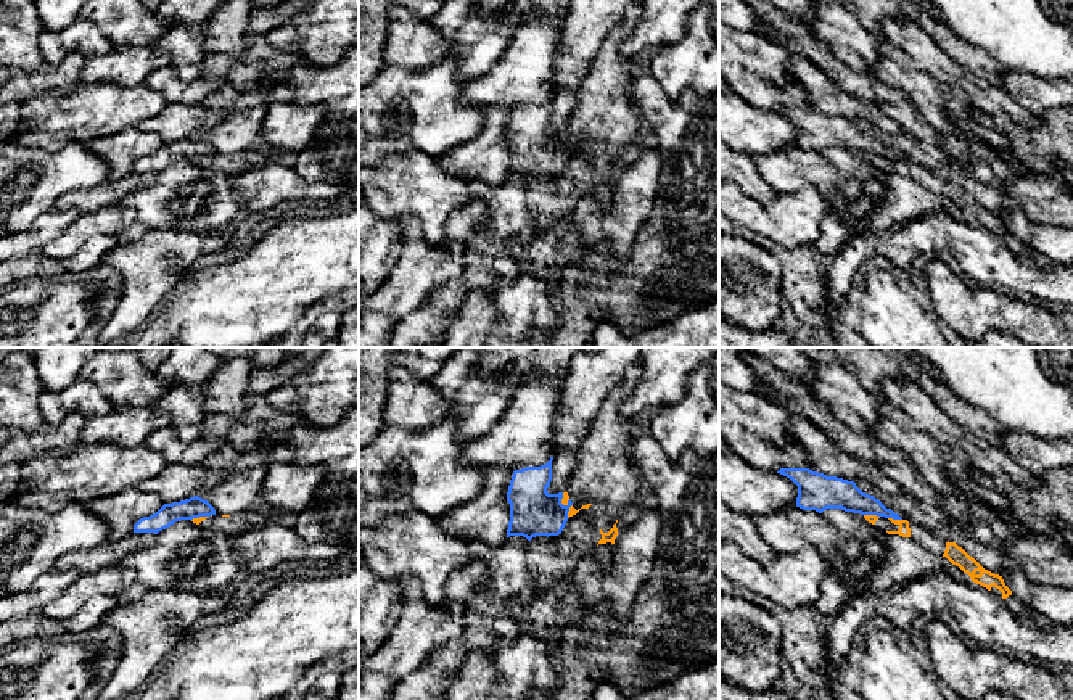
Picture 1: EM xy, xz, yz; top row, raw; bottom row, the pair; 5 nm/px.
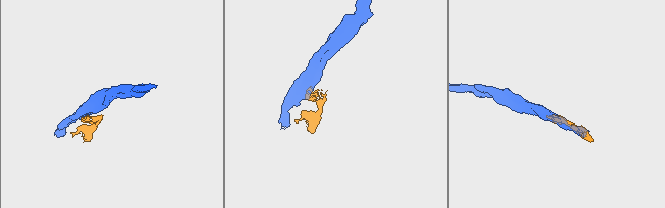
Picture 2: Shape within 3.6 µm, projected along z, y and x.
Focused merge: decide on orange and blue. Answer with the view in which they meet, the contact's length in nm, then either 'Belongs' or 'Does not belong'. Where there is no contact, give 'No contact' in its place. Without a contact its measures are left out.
Touches orange in yz. Shared border 70 nm. Does not belong

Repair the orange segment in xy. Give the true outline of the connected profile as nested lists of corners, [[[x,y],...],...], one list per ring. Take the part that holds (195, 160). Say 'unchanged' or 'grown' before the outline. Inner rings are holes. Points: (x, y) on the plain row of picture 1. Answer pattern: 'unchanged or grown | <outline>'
grown | [[[256,146],[236,154],[211,154],[211,156],[199,156],[193,158],[193,163],[216,169],[225,174],[240,174],[249,167],[257,167],[261,164],[270,163],[272,159],[267,154],[262,154]]]

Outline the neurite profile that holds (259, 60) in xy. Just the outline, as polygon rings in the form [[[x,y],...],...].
[[[256,35],[246,50],[233,58],[222,53],[209,53],[199,69],[204,79],[220,79],[238,90],[249,90],[269,79],[273,72],[290,69],[301,61],[301,53],[275,50],[264,35]]]

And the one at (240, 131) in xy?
[[[265,106],[228,113],[219,124],[204,129],[198,137],[208,140],[217,154],[236,154],[259,143]]]

